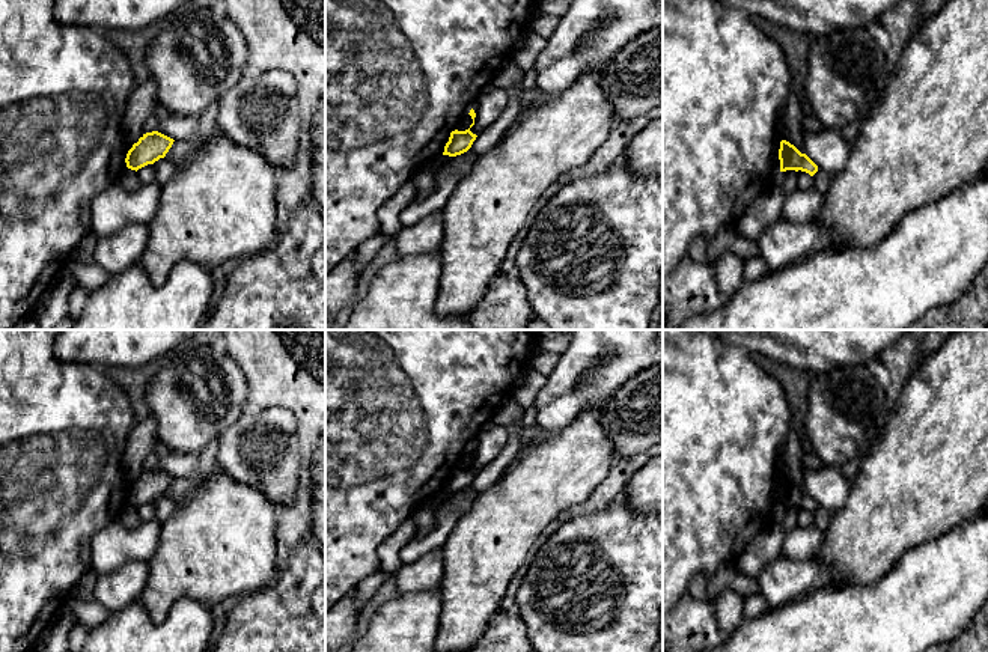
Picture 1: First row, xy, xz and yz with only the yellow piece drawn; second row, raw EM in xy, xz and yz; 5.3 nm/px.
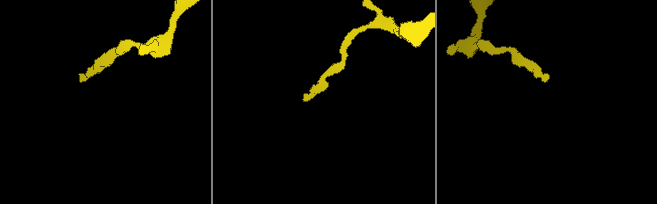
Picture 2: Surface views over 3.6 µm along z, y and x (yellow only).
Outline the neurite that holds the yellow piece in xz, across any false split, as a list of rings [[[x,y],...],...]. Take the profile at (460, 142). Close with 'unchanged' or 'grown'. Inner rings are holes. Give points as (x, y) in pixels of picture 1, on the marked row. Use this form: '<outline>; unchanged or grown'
[[[470,128],[465,131],[458,131],[458,129],[452,131],[449,142],[444,146],[443,155],[456,157],[467,152],[471,148],[476,137],[477,136],[473,134]]]; unchanged

